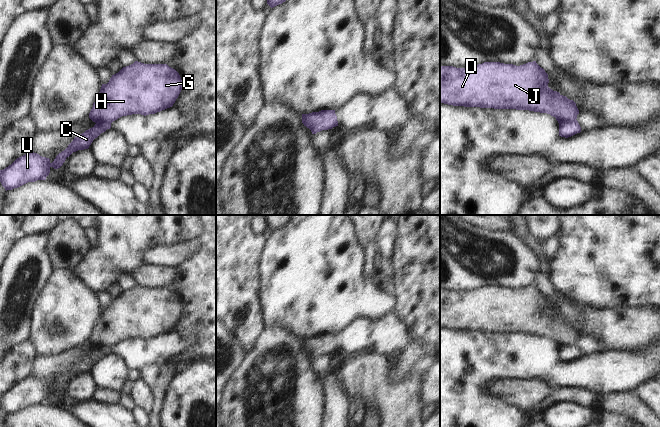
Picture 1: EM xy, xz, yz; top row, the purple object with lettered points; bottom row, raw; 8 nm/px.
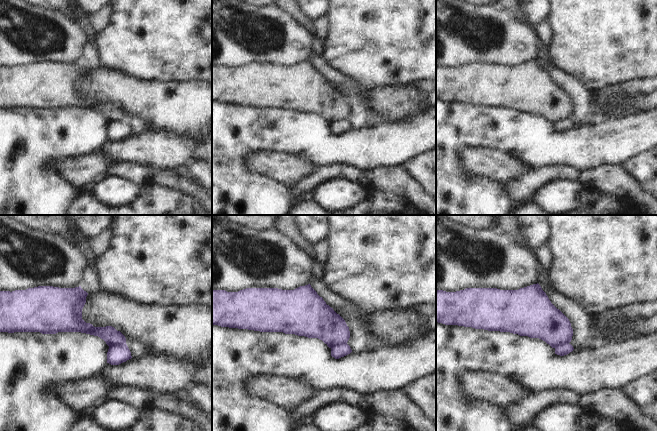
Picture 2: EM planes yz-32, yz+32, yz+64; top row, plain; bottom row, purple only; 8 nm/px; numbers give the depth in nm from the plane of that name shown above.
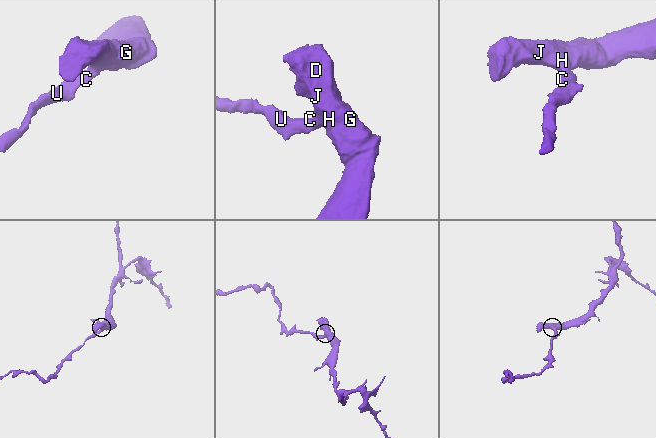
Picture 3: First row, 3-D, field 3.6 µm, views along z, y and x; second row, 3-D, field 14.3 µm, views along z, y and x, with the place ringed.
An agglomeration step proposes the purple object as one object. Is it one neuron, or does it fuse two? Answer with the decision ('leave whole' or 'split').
split

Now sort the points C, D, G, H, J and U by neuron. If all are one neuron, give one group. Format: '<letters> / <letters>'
C U / D G H J

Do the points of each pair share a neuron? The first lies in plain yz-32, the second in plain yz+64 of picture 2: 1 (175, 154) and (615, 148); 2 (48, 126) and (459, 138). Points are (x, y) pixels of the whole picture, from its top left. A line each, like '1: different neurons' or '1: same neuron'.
1: same neuron
2: same neuron

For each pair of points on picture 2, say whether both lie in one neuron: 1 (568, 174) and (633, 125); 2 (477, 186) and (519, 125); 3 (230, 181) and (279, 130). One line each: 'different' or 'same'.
1: different
2: same
3: same

